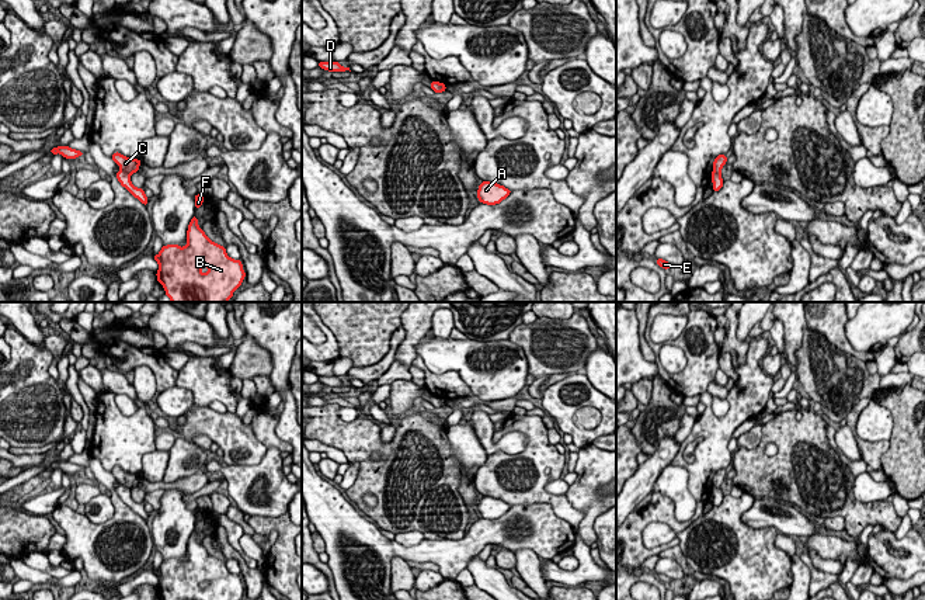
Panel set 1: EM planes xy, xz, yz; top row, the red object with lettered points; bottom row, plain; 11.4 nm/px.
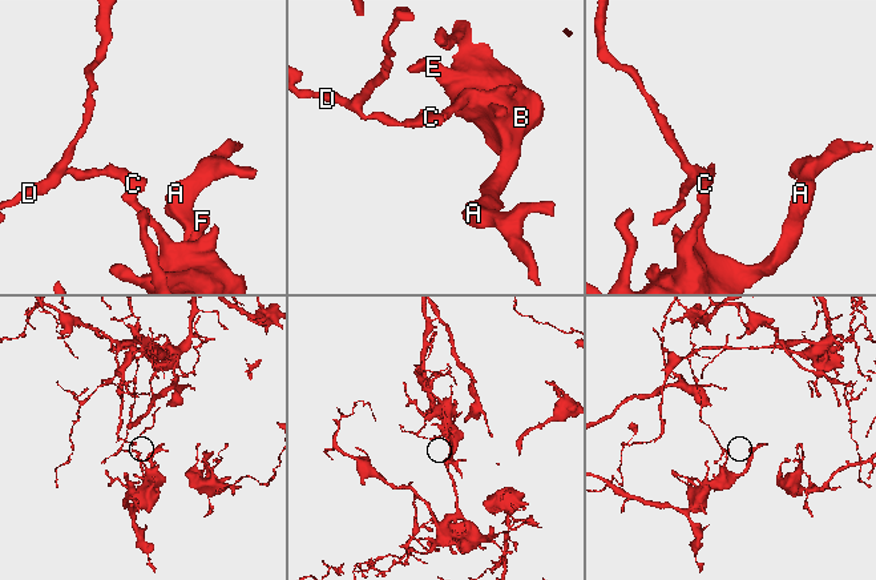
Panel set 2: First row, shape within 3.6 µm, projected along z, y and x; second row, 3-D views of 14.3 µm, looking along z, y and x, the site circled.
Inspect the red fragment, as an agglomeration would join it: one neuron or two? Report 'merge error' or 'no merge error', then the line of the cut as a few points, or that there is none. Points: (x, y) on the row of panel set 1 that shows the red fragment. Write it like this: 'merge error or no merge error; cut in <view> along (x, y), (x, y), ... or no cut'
merge error; cut in xy along (121, 169), (131, 173)

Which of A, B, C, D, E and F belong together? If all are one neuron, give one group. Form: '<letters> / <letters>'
A B E F / C D

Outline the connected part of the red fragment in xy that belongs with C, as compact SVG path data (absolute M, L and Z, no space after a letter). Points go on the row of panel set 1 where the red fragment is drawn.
M115 152L112 155L112 160L115 162L115 164L118 164L121 167L121 170L128 171L131 174L136 173L142 163L139 159L126 157L126 156L121 155L119 152Z

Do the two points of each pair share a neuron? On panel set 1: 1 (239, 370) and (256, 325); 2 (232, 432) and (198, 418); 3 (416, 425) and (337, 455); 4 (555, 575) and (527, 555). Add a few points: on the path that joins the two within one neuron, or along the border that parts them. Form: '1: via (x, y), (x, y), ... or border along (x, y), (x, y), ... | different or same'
1: border along (249, 335), (270, 354), (271, 364) | different
2: via (223, 429), (207, 422) | same
3: border along (316, 439), (338, 448), (348, 461) | different
4: border along (541, 564), (541, 572), (548, 581) | different

